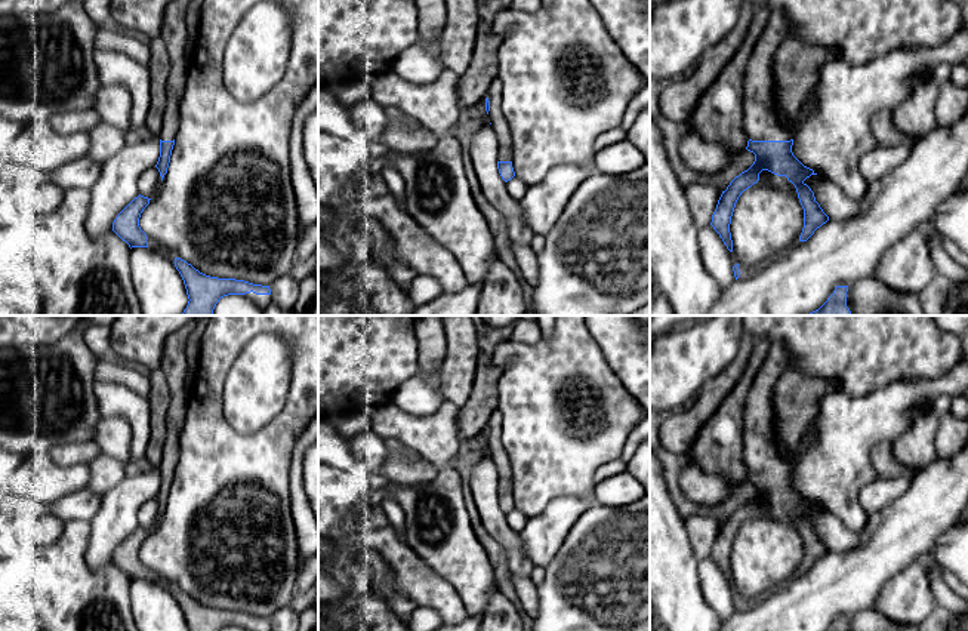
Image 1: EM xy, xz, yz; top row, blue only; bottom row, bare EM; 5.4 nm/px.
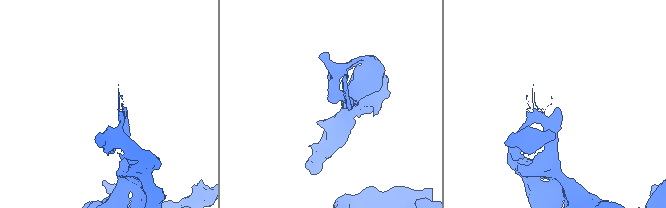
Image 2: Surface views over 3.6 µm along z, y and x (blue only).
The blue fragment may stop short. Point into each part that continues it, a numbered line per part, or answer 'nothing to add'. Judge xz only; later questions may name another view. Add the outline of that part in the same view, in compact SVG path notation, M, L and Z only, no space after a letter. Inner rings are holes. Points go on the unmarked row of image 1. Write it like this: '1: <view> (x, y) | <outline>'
1: xz (498, 452) | M494 410L485 430L490 433L488 450L497 468L497 493L512 493L512 465L502 444L502 415Z

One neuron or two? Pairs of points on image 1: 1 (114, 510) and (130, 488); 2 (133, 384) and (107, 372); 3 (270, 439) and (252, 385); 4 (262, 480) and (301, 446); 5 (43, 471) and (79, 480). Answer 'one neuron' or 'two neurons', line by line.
1: one neuron
2: one neuron
3: two neurons
4: two neurons
5: one neuron

